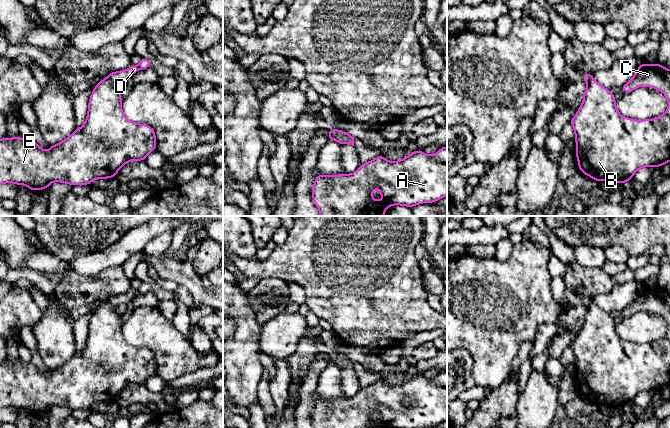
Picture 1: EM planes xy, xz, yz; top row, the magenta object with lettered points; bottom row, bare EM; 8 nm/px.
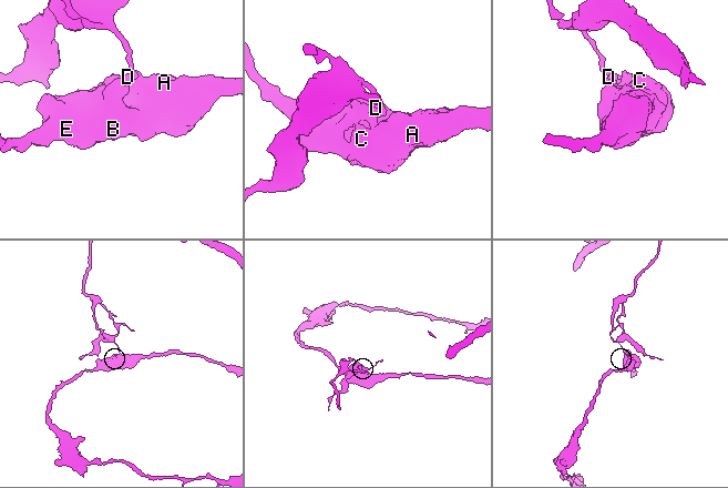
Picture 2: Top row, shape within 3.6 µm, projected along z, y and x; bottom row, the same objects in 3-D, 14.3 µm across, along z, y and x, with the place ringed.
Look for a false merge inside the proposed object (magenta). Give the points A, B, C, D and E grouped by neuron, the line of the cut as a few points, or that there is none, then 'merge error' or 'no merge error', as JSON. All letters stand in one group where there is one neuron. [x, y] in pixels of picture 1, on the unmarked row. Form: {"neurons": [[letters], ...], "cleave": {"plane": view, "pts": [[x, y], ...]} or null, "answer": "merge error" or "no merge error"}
{"neurons": [["A", "B", "C", "E"], ["D"]], "cleave": {"plane": "xy", "pts": [[107, 301], [115, 307]]}, "answer": "merge error"}

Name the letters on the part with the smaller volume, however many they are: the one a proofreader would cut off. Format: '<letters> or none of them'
D

